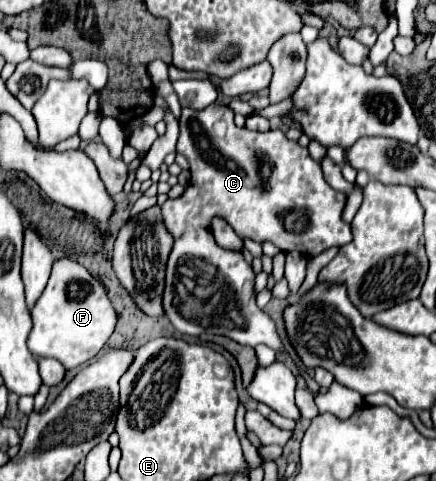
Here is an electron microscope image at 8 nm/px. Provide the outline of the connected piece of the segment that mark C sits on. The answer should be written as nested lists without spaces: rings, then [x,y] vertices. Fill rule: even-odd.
[[[211,103],[201,111],[185,107],[181,115],[181,133],[177,141],[177,151],[187,157],[193,179],[189,181],[183,197],[167,199],[161,205],[163,221],[175,239],[181,237],[187,225],[211,229],[211,219],[215,215],[227,219],[227,223],[235,229],[235,233],[241,239],[251,237],[257,243],[273,241],[283,253],[299,251],[307,257],[315,257],[325,249],[343,247],[353,239],[351,225],[341,219],[347,195],[335,191],[323,179],[321,165],[309,155],[309,151],[301,147],[297,141],[289,141],[281,129],[269,129],[265,133],[257,133],[245,127],[237,127],[233,123],[233,111],[221,103]]]

